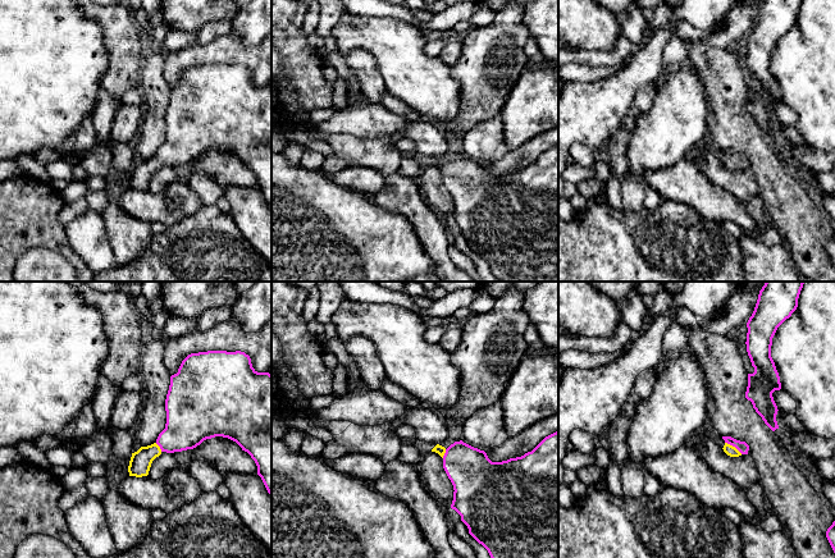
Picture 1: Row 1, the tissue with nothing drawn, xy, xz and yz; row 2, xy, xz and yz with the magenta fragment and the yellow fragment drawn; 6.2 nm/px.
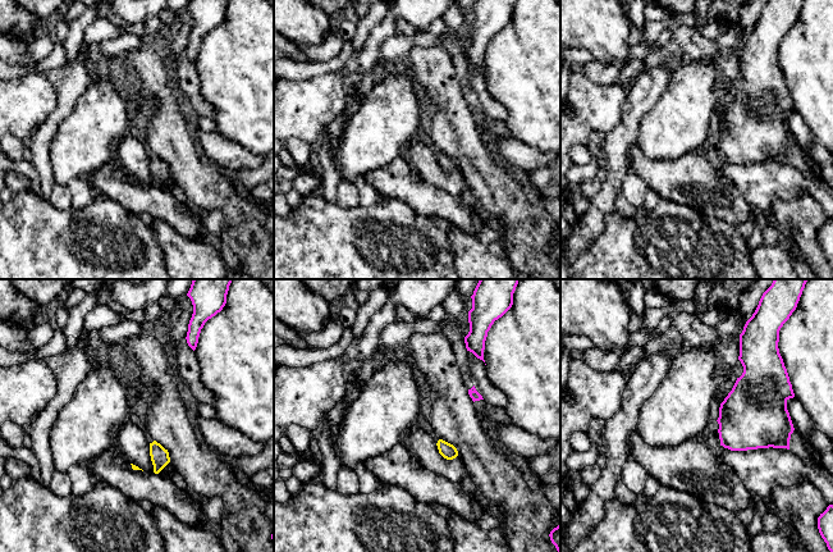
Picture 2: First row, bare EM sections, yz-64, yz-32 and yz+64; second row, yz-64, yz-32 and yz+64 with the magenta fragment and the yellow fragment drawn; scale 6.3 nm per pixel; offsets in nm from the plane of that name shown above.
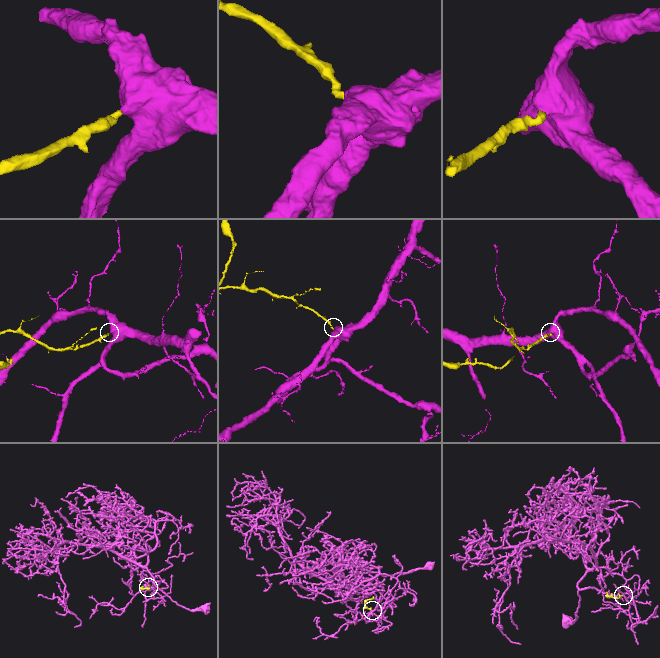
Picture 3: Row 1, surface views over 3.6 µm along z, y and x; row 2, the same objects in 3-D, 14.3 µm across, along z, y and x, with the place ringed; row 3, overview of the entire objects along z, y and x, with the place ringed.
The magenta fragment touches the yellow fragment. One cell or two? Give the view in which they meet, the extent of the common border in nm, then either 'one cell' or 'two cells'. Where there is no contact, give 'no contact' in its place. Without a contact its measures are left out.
contact in yz; length 130 nm; one cell

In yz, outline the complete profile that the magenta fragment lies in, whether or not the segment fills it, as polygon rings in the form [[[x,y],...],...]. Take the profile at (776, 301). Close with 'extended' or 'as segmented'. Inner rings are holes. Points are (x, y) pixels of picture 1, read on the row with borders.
[[[766,282],[747,323],[745,344],[754,372],[748,374],[745,398],[772,431],[779,429],[779,410],[772,393],[781,389],[780,376],[771,357],[772,338],[777,328],[797,310],[804,283]]]; as segmented

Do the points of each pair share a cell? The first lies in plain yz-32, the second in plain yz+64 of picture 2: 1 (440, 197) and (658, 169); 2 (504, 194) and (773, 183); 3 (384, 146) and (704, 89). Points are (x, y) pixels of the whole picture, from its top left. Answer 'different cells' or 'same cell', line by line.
1: same cell
2: different cells
3: same cell

